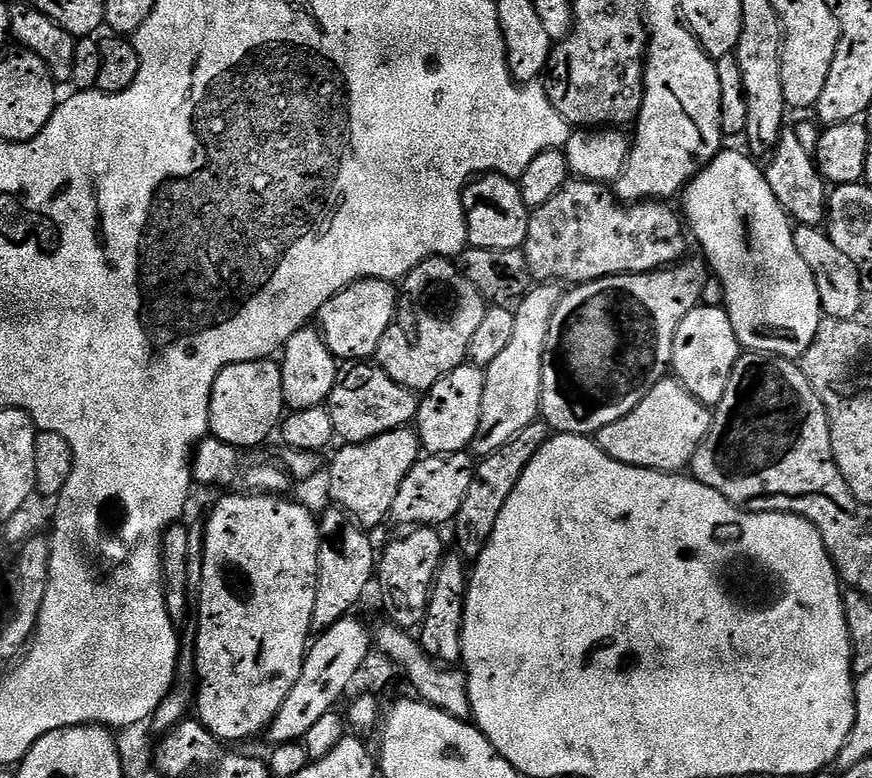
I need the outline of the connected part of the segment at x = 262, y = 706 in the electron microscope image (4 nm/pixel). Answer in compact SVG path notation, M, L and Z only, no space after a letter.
M244 494L248 496L224 496L212 508L208 516L208 524L204 529L204 557L202 558L202 586L198 590L200 596L200 629L194 632L196 637L196 675L198 677L198 695L194 700L194 708L198 719L209 732L213 732L221 742L228 740L248 740L265 731L278 714L282 702L286 702L286 694L294 690L294 682L298 682L298 674L302 674L304 657L310 647L312 632L312 615L314 614L314 598L316 597L316 579L318 578L318 550L320 549L320 525L317 517L312 517L308 508L295 504L292 500L284 500L280 494Z

